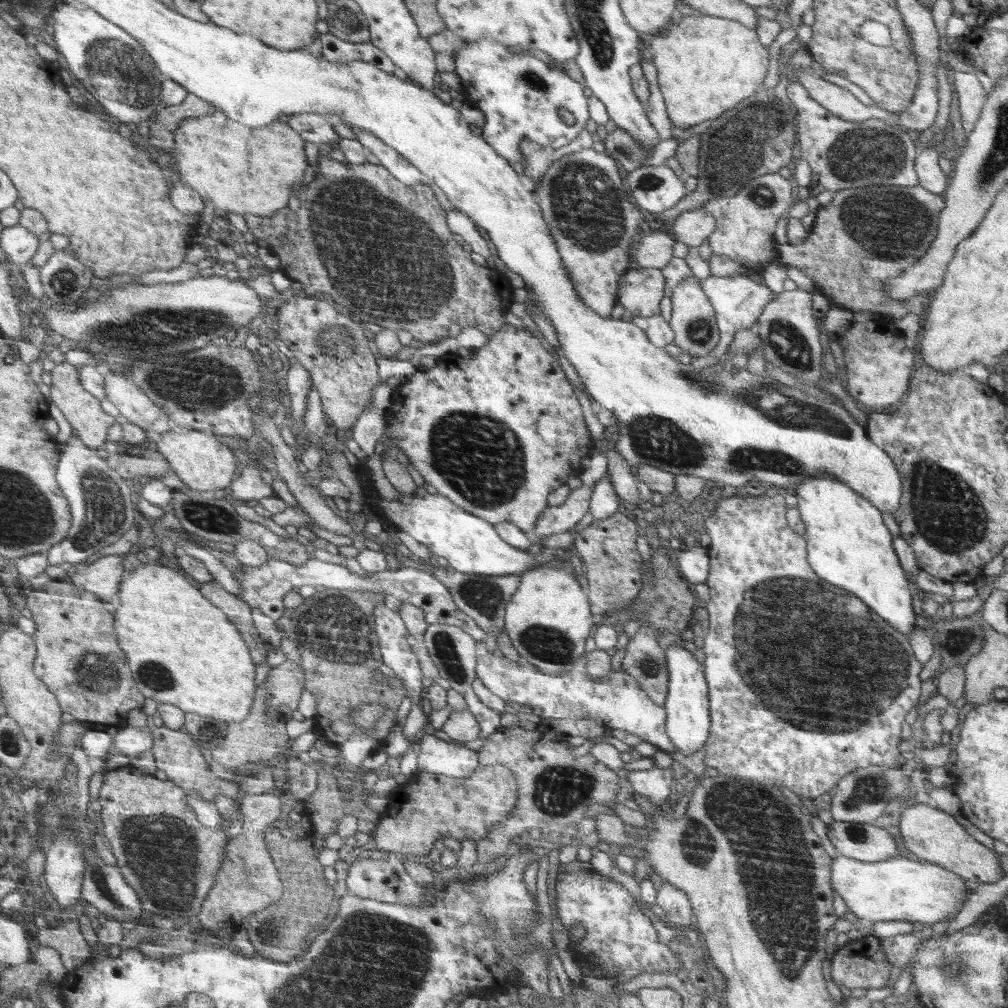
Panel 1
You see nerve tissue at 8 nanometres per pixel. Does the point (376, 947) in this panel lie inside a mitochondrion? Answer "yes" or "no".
yes

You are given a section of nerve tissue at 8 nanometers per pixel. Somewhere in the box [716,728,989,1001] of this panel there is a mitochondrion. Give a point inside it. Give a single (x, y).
(957, 963)

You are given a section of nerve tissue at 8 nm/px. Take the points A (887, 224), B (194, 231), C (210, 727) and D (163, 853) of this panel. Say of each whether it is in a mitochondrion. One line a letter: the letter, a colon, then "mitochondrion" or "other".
A: mitochondrion
B: other
C: other
D: mitochondrion

